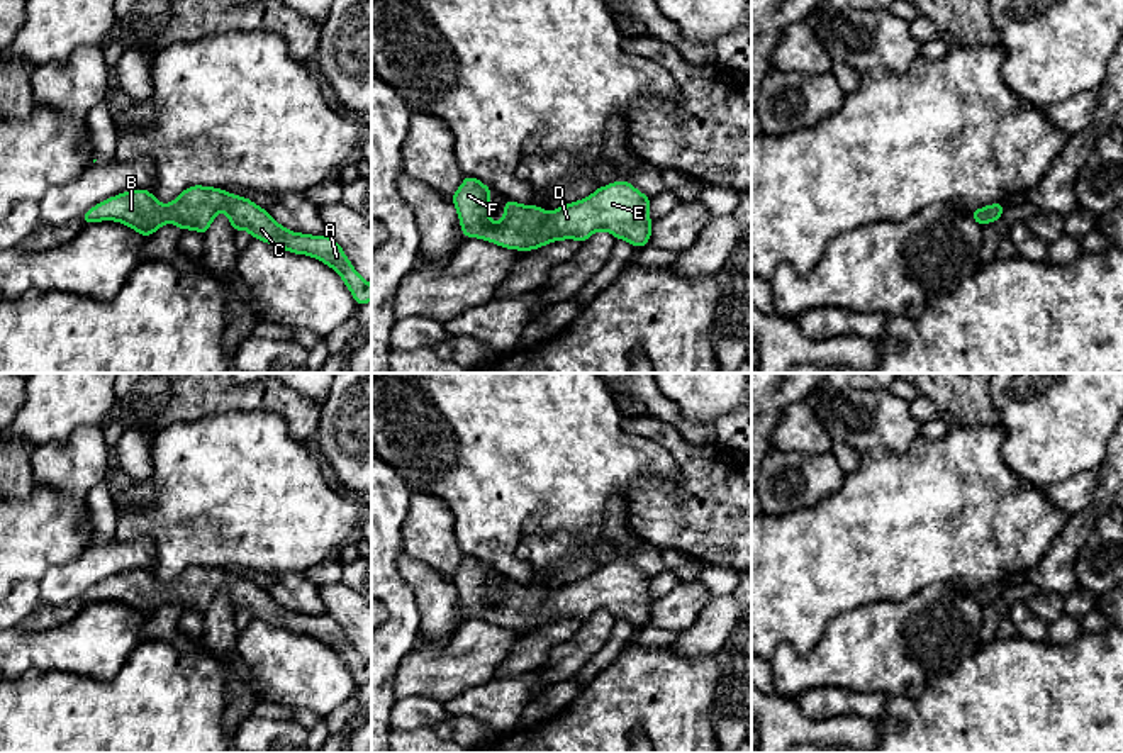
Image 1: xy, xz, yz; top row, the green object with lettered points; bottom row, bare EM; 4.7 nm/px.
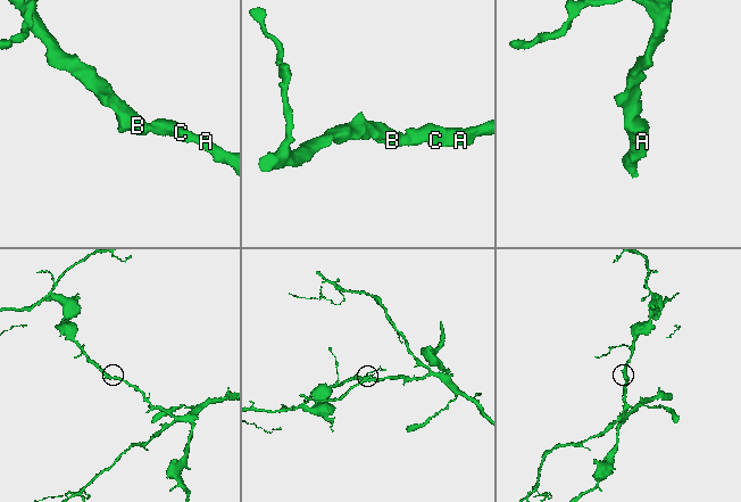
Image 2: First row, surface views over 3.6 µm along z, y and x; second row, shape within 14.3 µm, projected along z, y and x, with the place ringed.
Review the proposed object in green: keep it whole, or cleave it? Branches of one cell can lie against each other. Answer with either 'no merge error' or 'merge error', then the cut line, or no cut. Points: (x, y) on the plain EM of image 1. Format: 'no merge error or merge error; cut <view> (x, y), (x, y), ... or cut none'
no merge error; cut none

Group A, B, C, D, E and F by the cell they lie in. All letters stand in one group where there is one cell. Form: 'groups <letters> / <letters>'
groups A B C D E F

